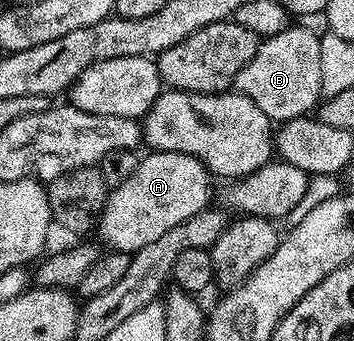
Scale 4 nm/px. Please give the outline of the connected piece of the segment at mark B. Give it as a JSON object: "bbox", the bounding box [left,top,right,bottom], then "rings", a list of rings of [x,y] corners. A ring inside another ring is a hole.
{"bbox":[234,25,322,124],"rings":[[[296,25],[262,40],[245,69],[237,73],[234,90],[249,97],[249,101],[253,101],[253,105],[276,124],[310,116],[320,106],[322,96],[319,41],[320,36]]]}

